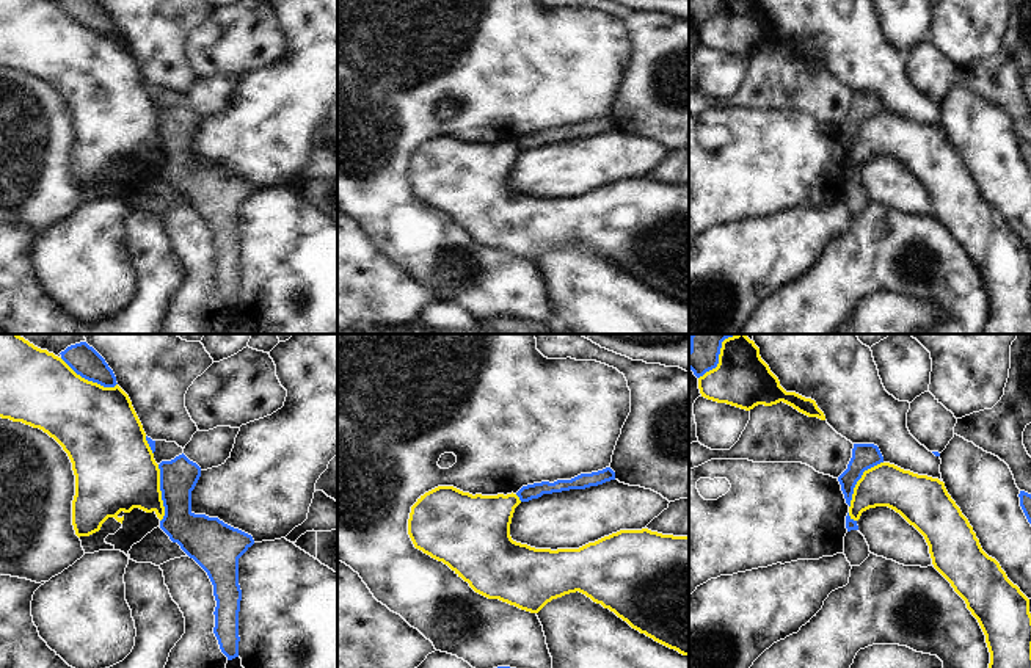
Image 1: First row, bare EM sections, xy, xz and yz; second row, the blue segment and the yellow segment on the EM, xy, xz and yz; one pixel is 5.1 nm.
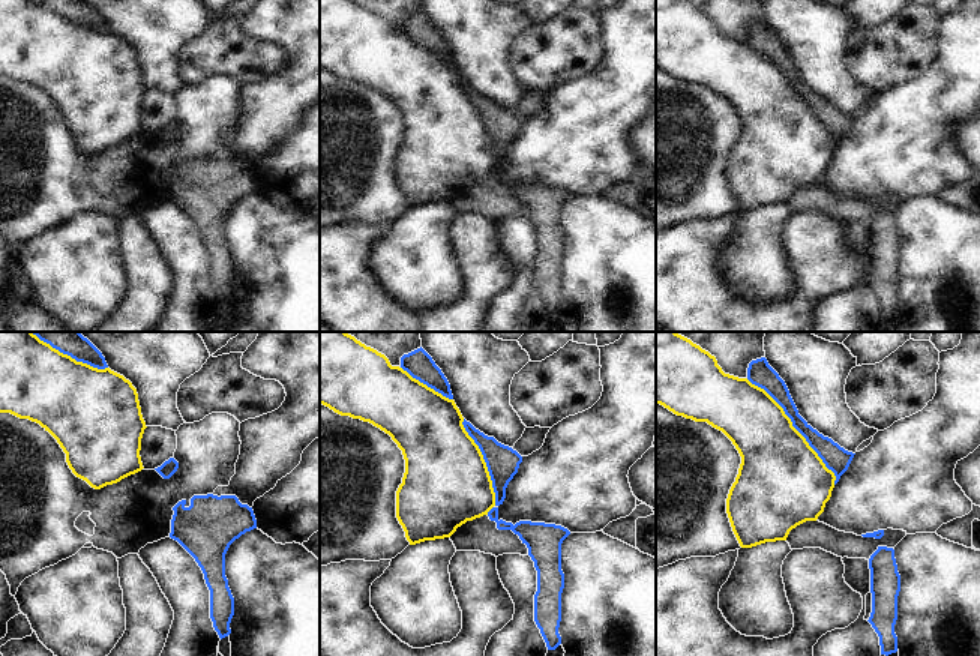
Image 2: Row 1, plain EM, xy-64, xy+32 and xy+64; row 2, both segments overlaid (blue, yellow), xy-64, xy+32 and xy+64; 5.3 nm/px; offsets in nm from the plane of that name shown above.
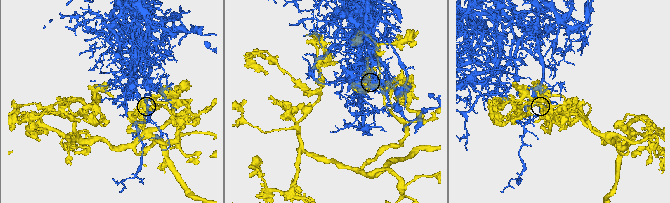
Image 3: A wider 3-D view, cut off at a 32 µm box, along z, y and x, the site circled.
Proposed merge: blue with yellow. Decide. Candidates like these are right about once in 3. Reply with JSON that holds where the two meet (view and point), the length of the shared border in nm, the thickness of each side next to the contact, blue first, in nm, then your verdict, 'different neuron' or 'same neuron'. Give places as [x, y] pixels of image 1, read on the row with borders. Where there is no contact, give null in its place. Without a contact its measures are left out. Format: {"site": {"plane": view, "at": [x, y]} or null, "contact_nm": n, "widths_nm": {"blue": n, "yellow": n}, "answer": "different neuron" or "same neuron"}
{"site": {"plane": "xy", "at": [88, 380]}, "contact_nm": 320, "widths_nm": {"blue": 160, "yellow": 420}, "answer": "different neuron"}

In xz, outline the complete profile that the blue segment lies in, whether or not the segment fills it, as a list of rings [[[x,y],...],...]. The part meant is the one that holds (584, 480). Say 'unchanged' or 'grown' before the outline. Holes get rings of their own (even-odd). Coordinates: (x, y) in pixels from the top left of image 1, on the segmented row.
unchanged; [[[606,467],[598,472],[581,474],[571,480],[557,480],[554,483],[541,481],[541,483],[527,485],[523,486],[516,492],[516,496],[519,497],[521,502],[529,502],[532,499],[541,497],[543,494],[562,492],[570,489],[585,489],[590,486],[603,485],[610,480],[615,480],[615,472],[610,467]]]

